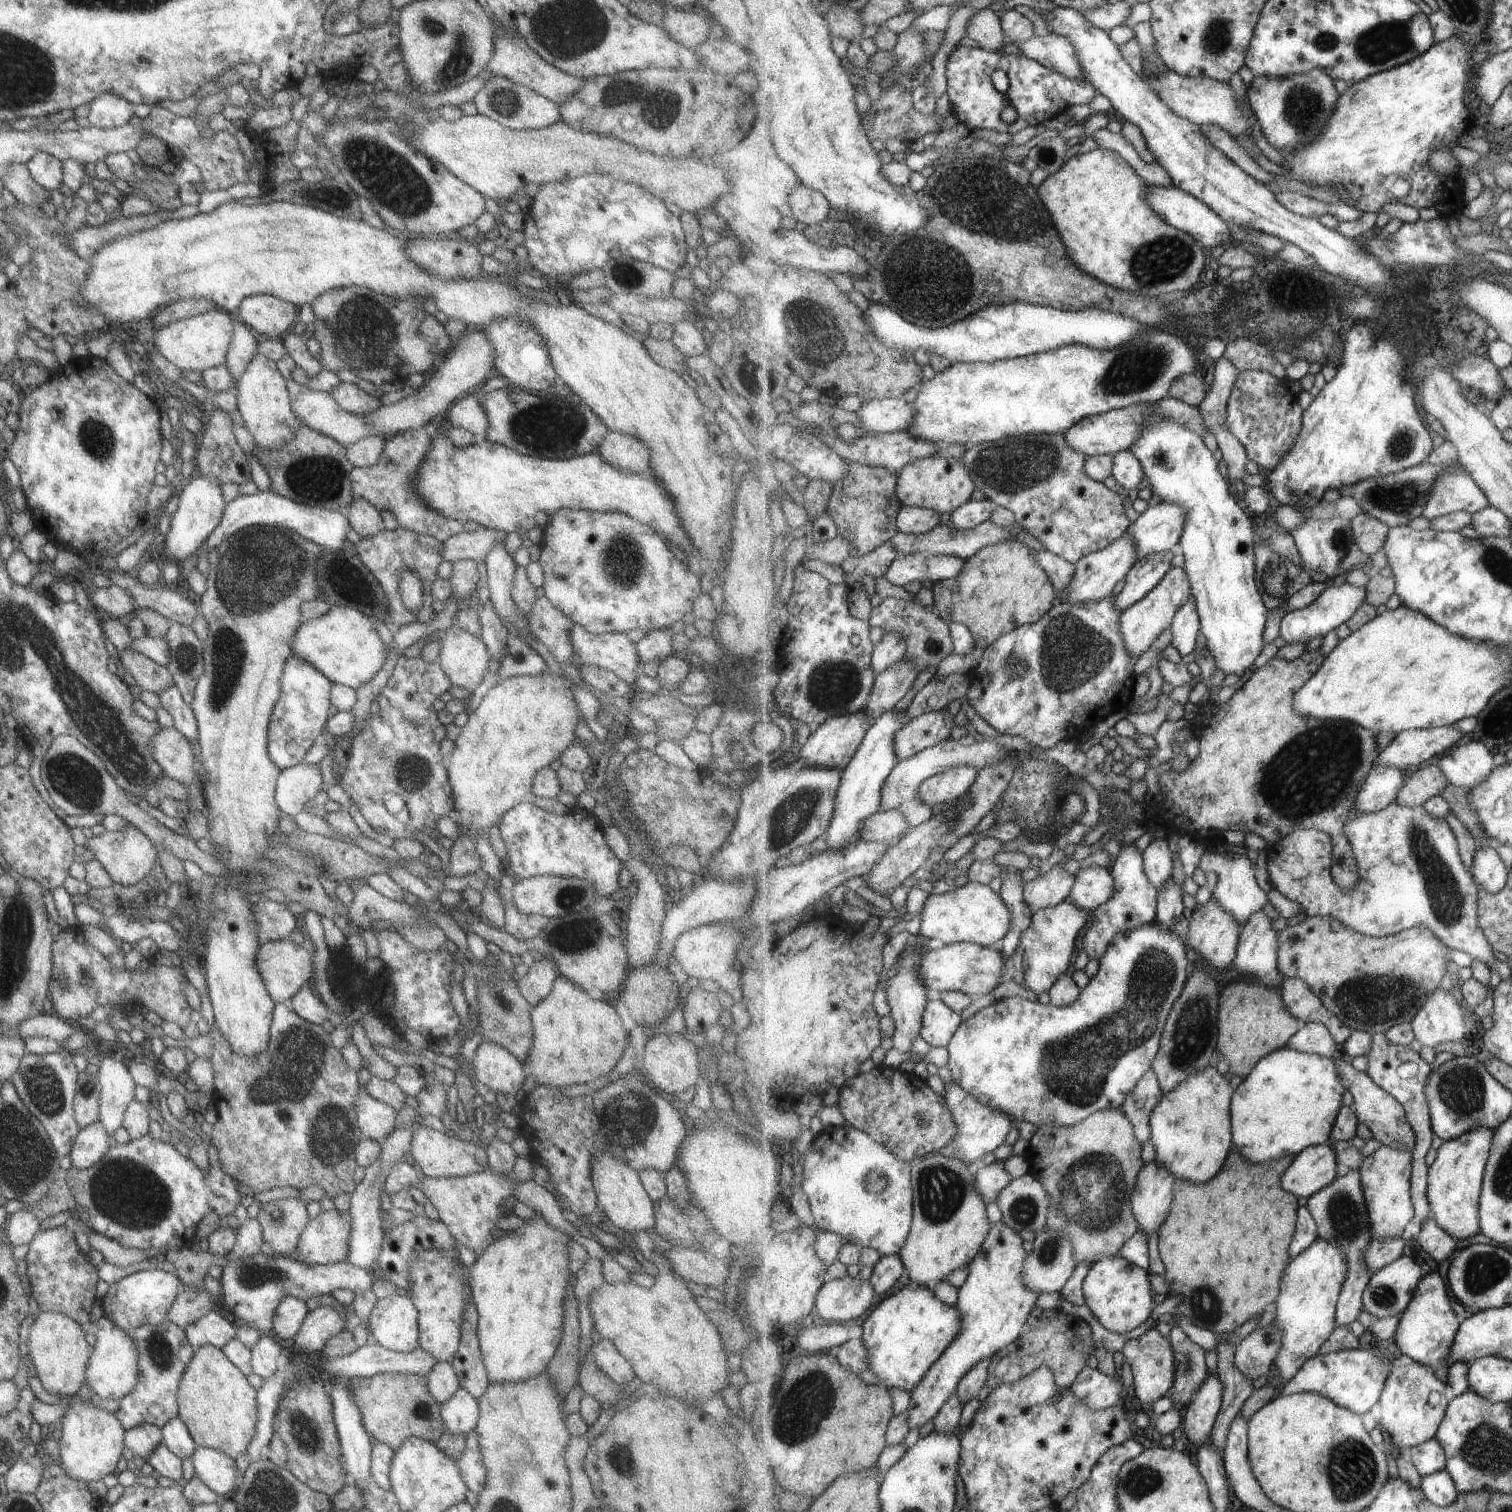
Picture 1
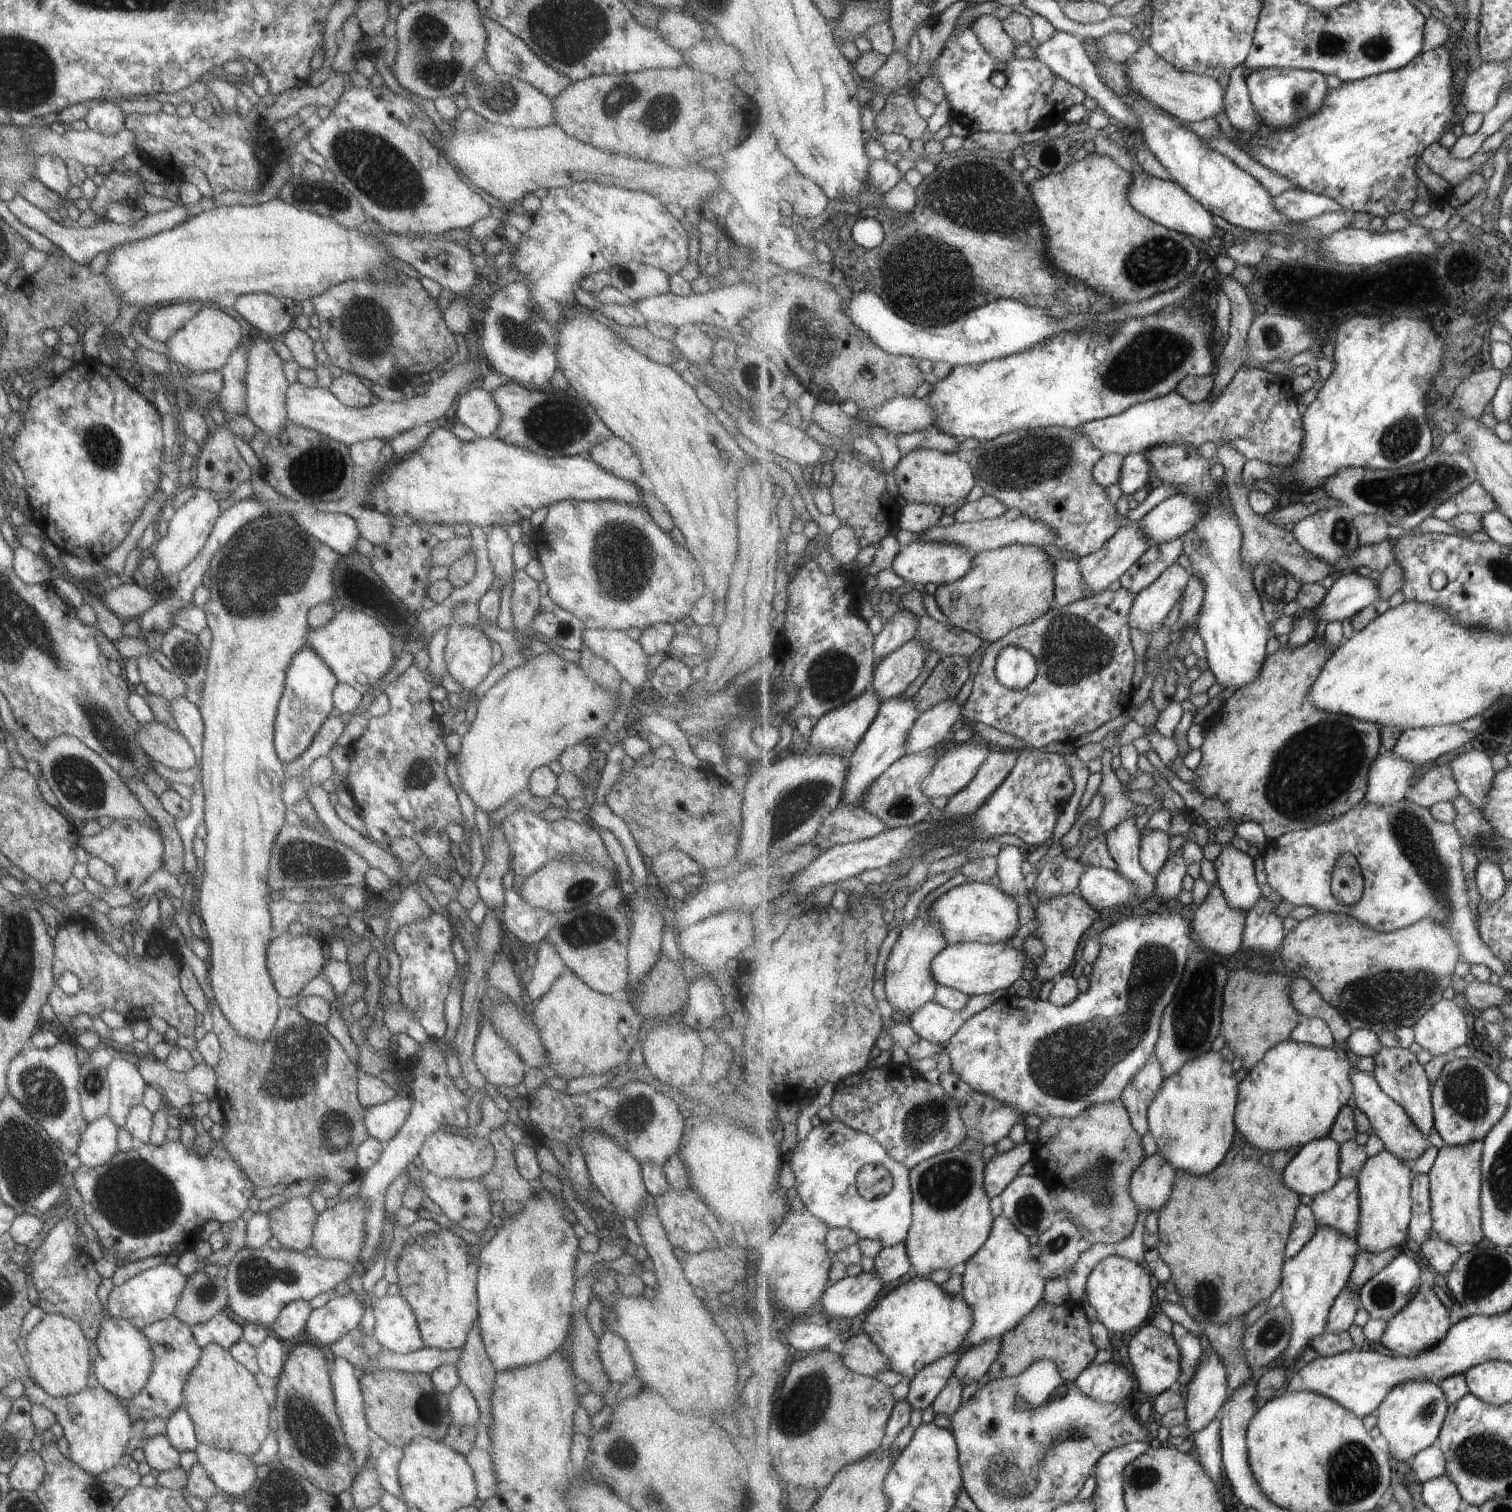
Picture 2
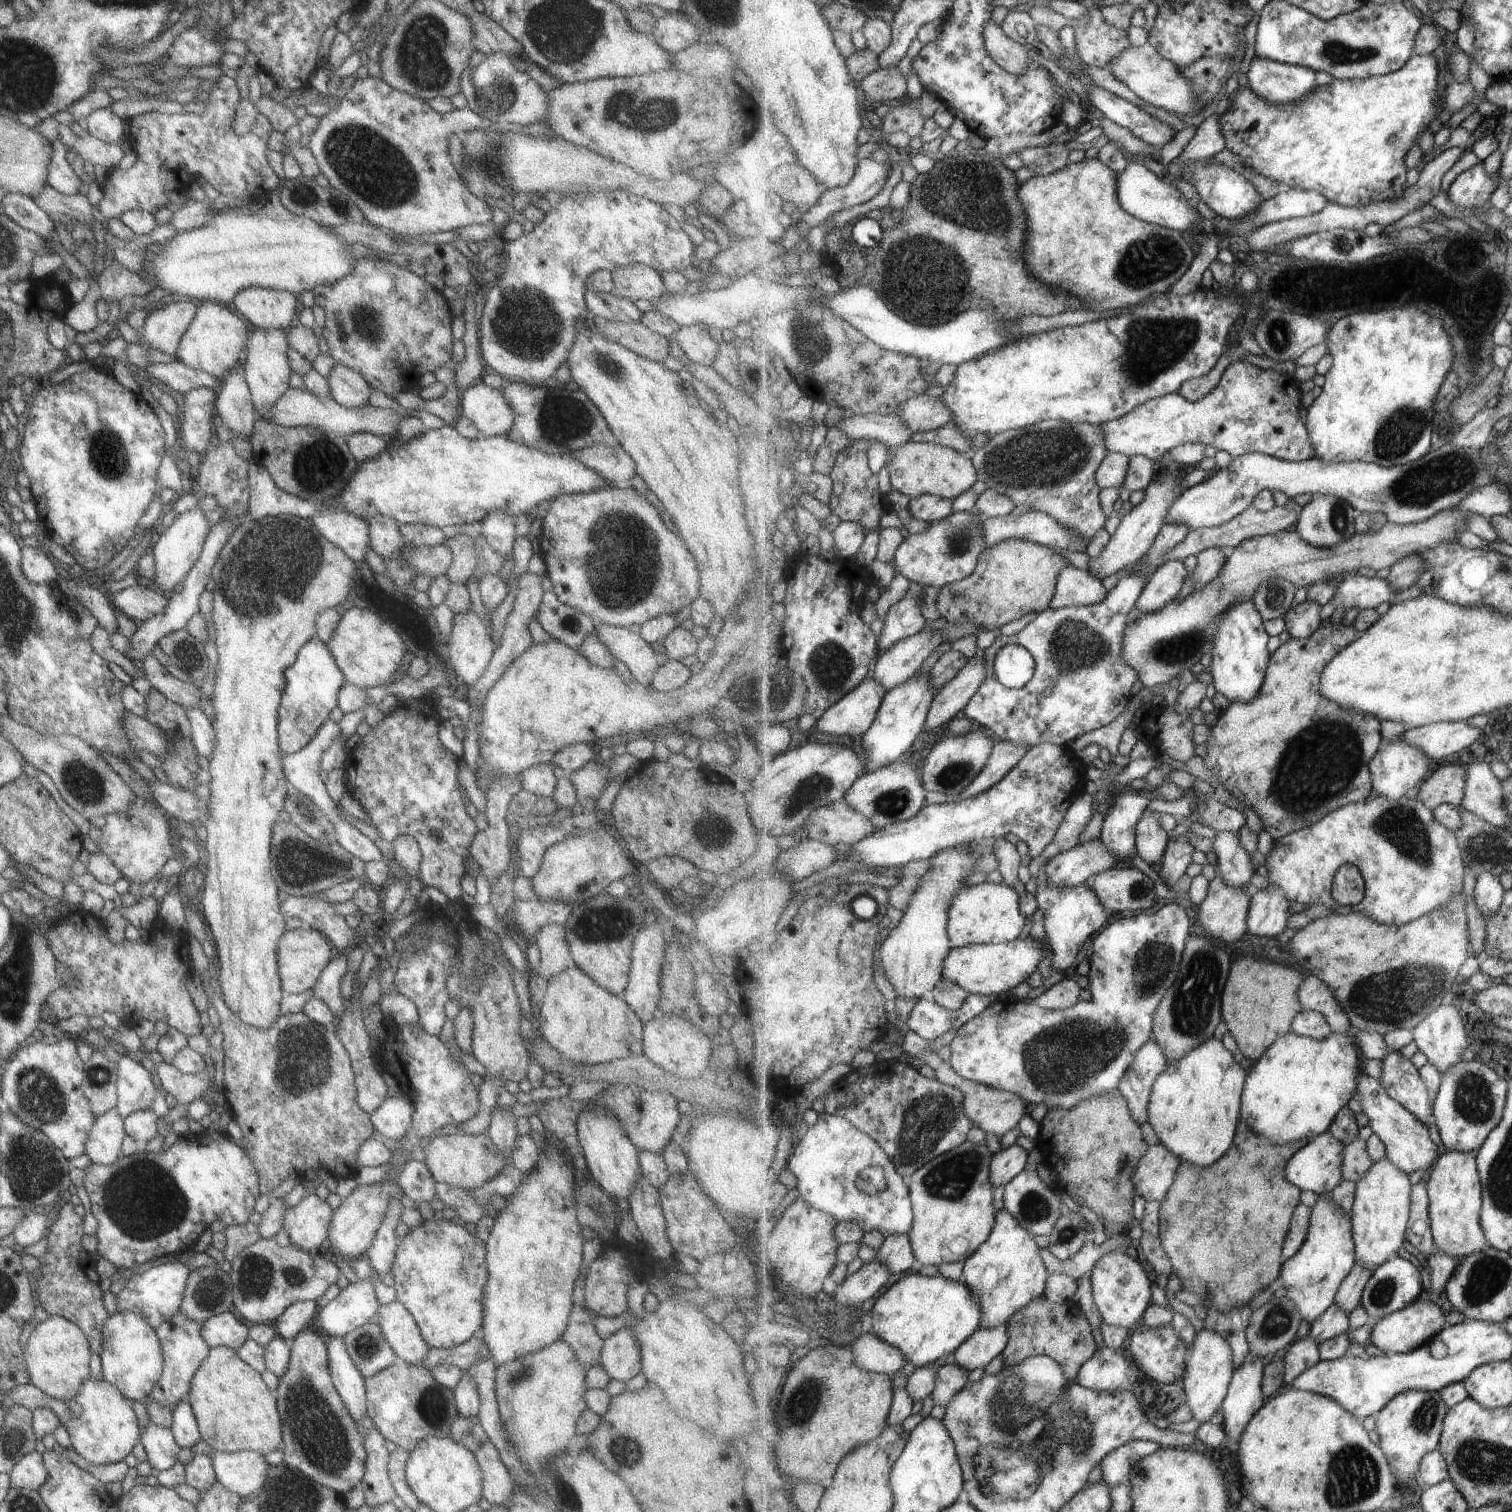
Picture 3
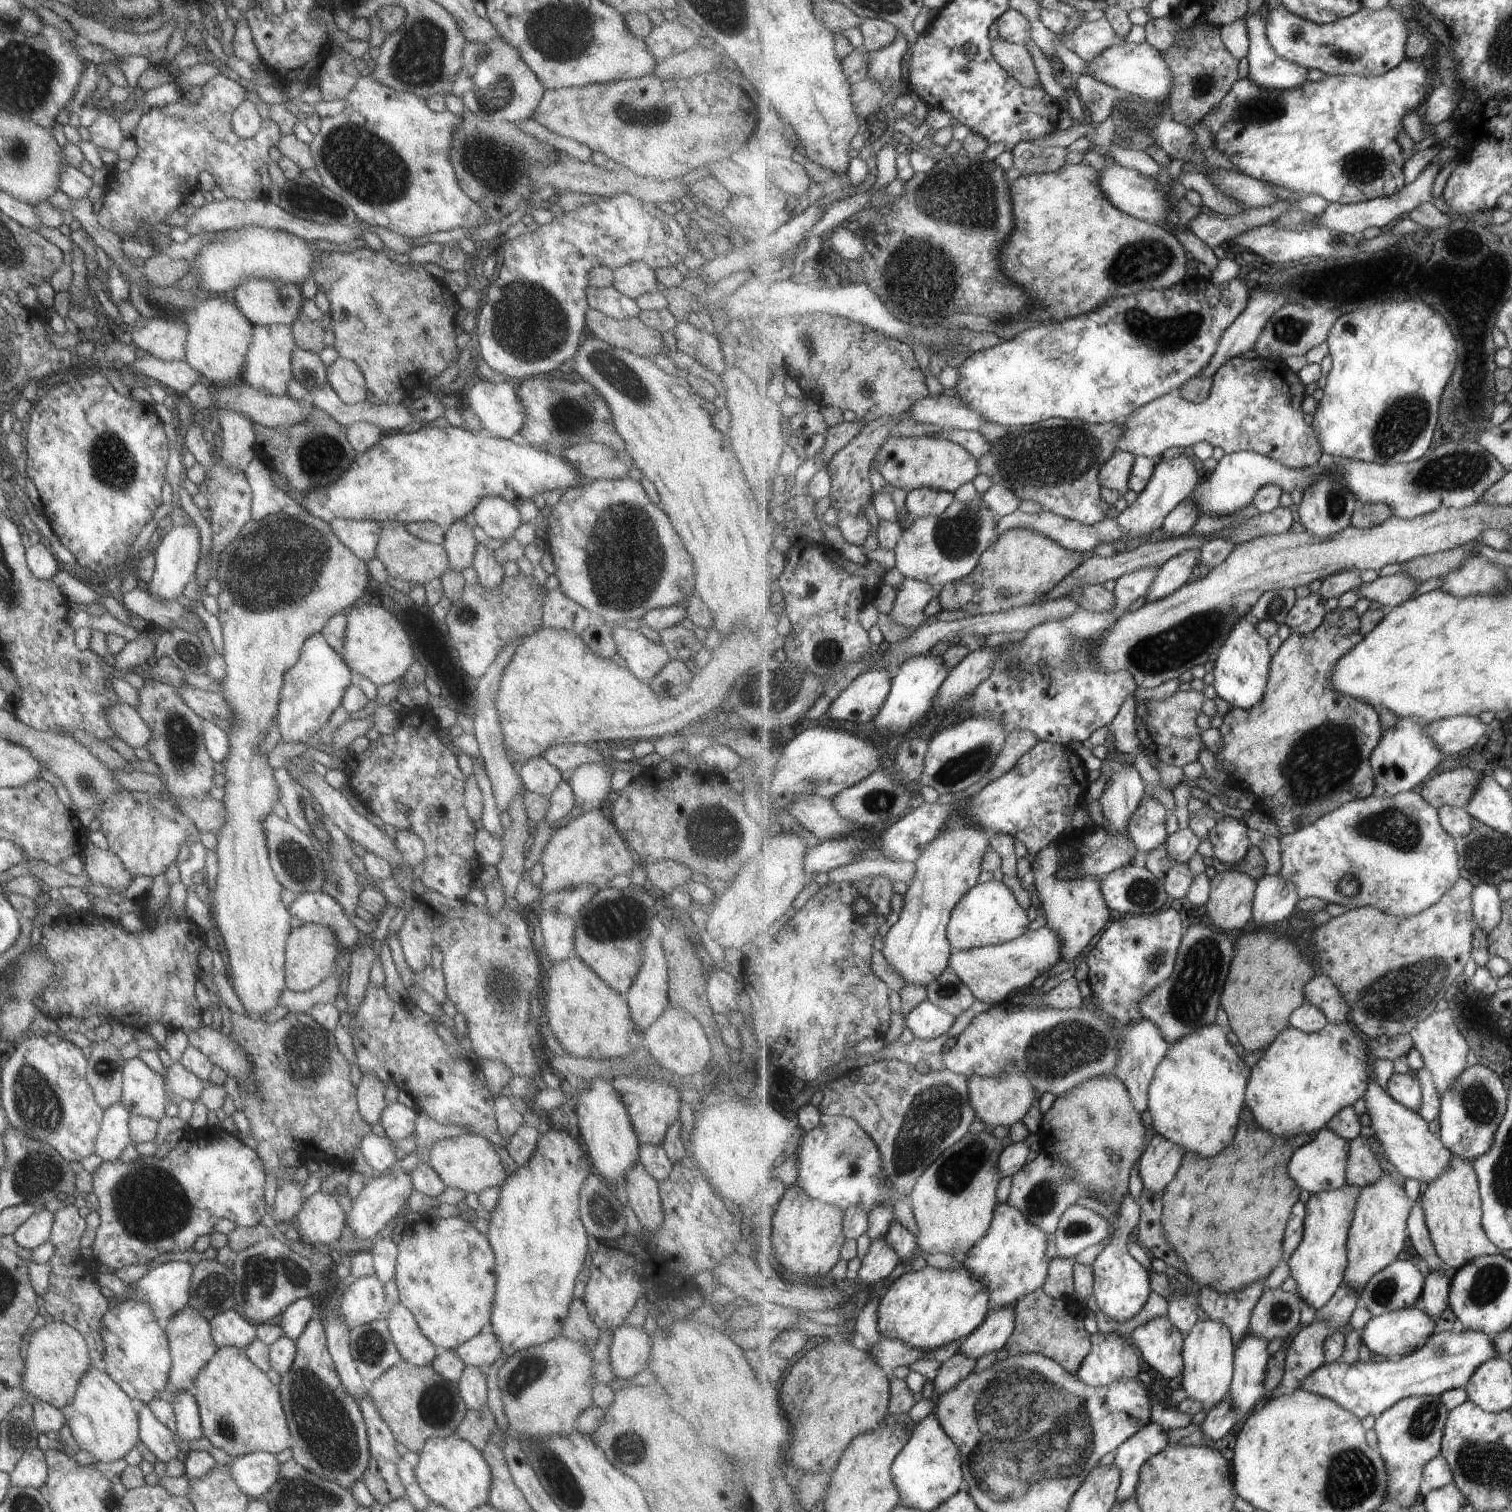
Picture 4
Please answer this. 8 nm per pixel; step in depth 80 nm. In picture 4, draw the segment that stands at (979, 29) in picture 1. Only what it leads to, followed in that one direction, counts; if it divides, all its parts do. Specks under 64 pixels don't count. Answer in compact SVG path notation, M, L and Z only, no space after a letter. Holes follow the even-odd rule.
M998 38L995 43L992 44L992 53L996 56L996 59L1001 63L1001 66L1005 68L1005 70L1016 78L1022 85L1025 85L1027 88L1033 87L1041 87L1044 85L1042 84L1041 76L1039 71L1037 70L1037 65L1033 60L1032 54L1029 52L1029 49L1023 43L1010 43L1005 39Z

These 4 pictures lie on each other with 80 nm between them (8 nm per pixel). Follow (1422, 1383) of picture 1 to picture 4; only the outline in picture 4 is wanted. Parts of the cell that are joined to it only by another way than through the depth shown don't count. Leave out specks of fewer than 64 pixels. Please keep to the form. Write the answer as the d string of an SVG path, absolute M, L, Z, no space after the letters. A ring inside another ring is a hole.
M1423 1395L1400 1400L1376 1418L1373 1426L1377 1434L1377 1450L1388 1468L1389 1484L1386 1502L1395 1502L1400 1508L1423 1502L1424 1470L1428 1462L1442 1454L1444 1426L1450 1410L1440 1396Z

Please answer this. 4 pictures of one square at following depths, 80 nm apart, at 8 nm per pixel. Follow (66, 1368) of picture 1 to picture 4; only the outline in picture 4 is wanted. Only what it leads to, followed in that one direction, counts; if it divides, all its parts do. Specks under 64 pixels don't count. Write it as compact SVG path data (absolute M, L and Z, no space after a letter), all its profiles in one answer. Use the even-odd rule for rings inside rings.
M47 1322L32 1332L25 1352L24 1369L18 1384L20 1389L35 1400L47 1401L56 1409L69 1404L80 1376L90 1366L86 1342L81 1334L64 1322Z

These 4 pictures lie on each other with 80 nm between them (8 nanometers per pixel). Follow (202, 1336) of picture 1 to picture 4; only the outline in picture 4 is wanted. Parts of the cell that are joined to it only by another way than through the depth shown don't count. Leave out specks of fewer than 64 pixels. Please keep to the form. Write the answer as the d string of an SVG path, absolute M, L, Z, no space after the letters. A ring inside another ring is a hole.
M233 1308L210 1318L208 1325L213 1342L218 1347L242 1349L256 1338L256 1325L250 1323Z

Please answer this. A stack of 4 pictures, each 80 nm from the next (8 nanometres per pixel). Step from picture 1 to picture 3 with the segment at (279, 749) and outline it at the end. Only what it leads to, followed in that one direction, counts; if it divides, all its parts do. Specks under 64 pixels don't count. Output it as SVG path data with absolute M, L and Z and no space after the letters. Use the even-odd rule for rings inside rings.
M315 637L299 649L283 676L283 692L276 710L278 752L281 756L298 751L313 738L317 729L328 719L329 712L335 708L337 693L346 682L325 643Z

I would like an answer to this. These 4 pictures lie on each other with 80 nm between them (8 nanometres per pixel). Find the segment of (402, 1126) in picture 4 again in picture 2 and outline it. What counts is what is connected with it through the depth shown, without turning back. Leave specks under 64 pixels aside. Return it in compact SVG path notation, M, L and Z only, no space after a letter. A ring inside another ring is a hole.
M401 1090L388 1101L364 1108L362 1121L369 1137L386 1143L405 1122L412 1102L408 1094Z

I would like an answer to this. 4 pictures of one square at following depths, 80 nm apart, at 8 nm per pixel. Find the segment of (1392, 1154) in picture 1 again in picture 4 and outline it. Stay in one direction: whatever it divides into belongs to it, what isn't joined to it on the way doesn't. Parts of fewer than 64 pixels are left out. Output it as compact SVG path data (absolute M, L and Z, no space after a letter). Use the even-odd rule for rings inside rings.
M1387 1174L1374 1185L1360 1188L1360 1202L1348 1234L1349 1264L1344 1274L1346 1285L1362 1293L1376 1274L1398 1260L1399 1254L1405 1250L1408 1220L1414 1203Z

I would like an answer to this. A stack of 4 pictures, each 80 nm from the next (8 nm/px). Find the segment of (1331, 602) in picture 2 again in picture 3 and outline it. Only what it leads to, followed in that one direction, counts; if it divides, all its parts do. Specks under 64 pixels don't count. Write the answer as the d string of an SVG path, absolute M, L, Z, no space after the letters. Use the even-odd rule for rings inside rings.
M1349 574L1344 583L1339 588L1335 600L1338 606L1343 605L1349 610L1357 608L1358 610L1377 608L1383 602L1391 602L1397 596L1397 590L1389 579L1366 578L1356 574Z

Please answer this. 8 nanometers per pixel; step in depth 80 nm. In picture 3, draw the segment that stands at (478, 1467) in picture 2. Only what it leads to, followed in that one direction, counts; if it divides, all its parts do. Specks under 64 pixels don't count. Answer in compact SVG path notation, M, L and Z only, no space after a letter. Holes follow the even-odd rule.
M487 1440L473 1453L482 1472L481 1496L491 1505L503 1505L512 1495L512 1480L494 1444Z

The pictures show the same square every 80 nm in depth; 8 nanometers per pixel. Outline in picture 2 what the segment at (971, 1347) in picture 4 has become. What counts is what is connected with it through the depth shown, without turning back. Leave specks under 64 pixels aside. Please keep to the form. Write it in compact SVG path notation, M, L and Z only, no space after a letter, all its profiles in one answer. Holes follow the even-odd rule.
M991 1339L972 1349L967 1349L960 1358L960 1364L956 1366L956 1377L960 1378L964 1385L973 1380L981 1380L987 1372L990 1372L1001 1351L1001 1339Z

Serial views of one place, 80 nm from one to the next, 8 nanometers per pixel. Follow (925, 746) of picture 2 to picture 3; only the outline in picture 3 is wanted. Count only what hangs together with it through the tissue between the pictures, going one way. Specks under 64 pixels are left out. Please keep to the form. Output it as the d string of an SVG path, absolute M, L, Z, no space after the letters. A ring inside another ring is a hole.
M984 656L972 658L951 682L945 683L936 694L923 732L932 733L937 731L937 728L945 726L949 720L961 717L963 708L969 704L971 696L976 694L987 675L988 666Z

